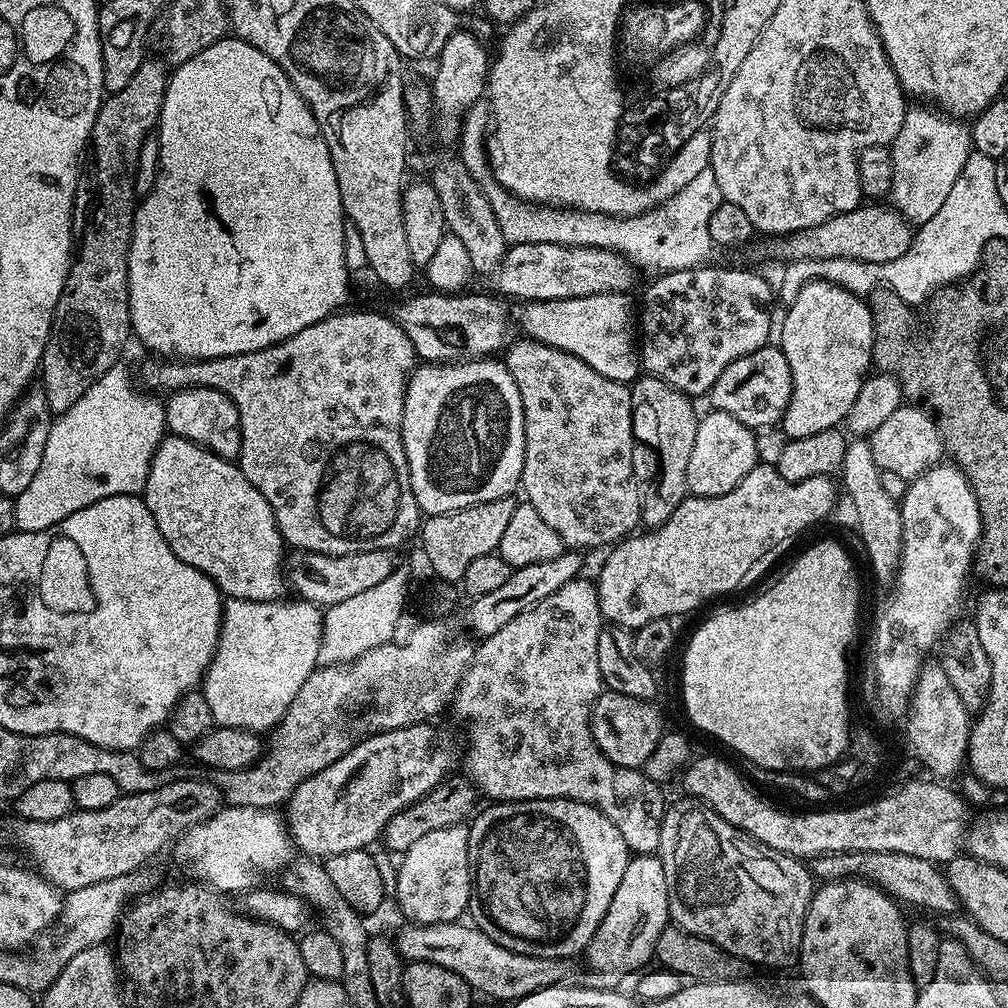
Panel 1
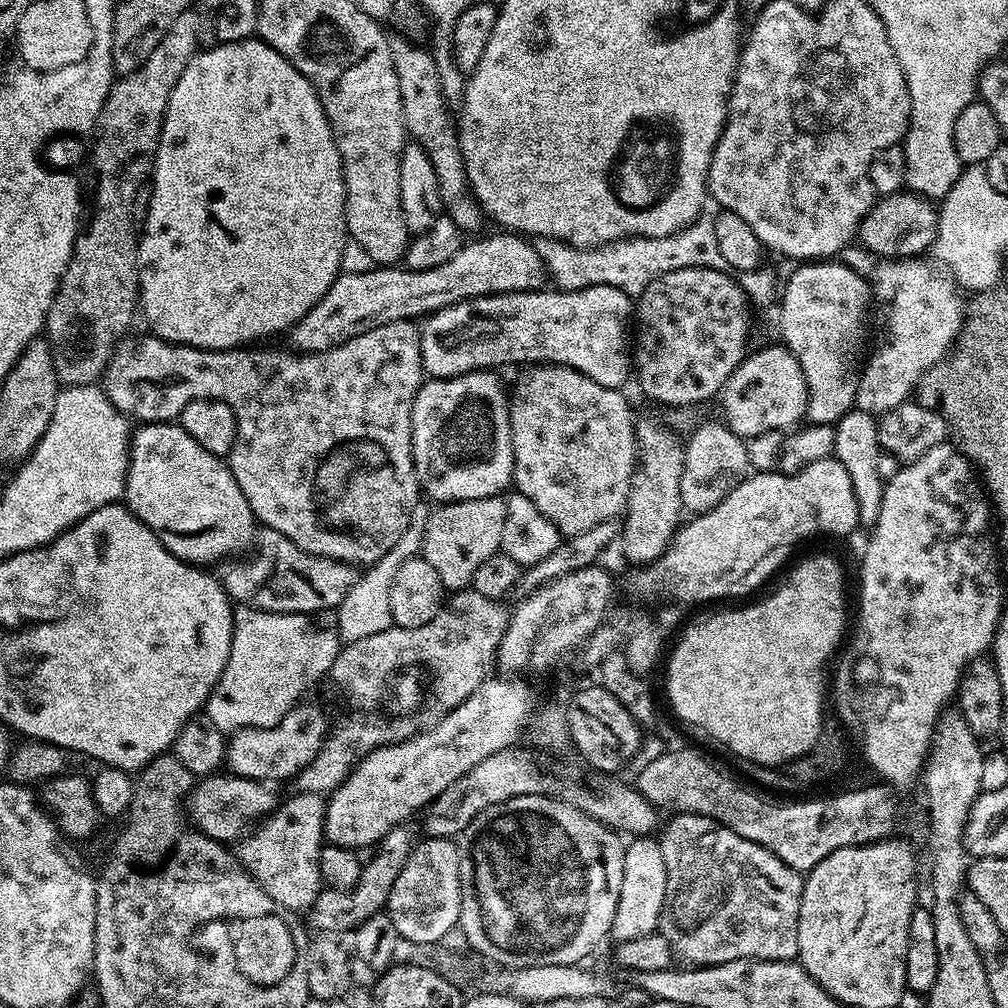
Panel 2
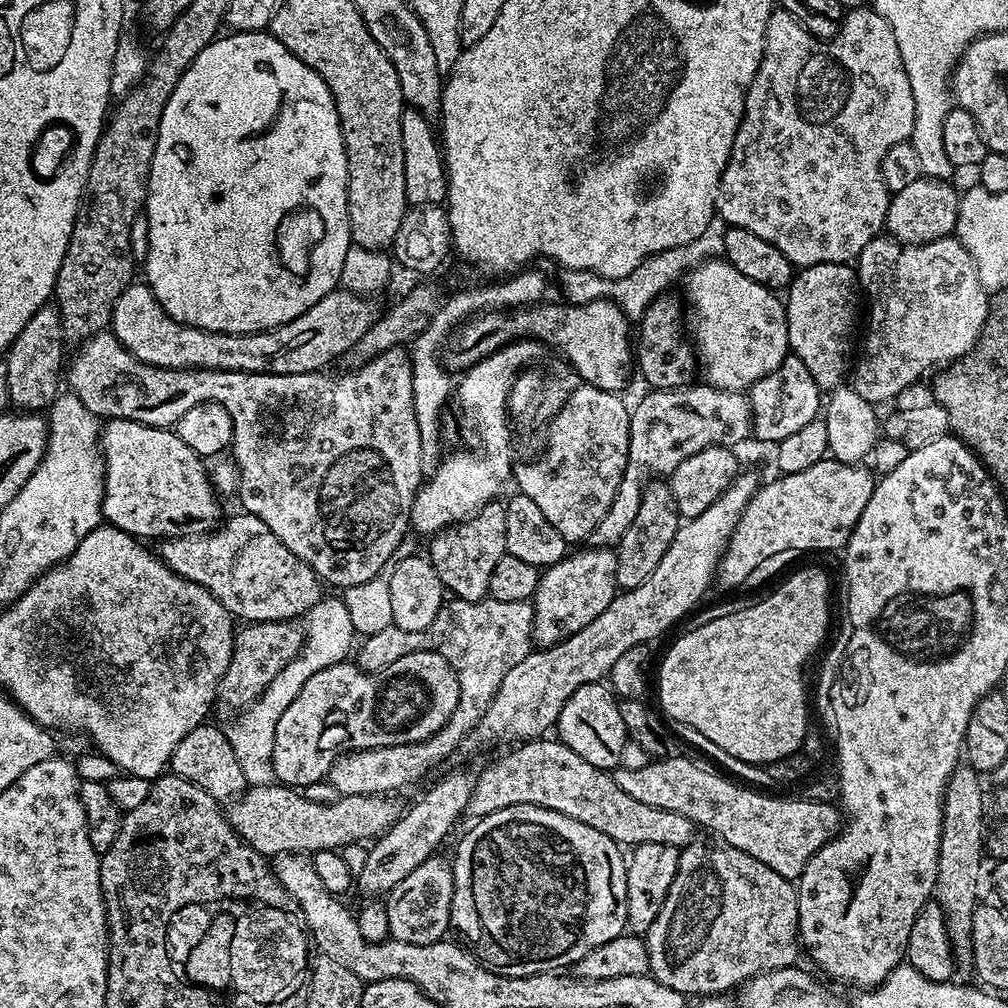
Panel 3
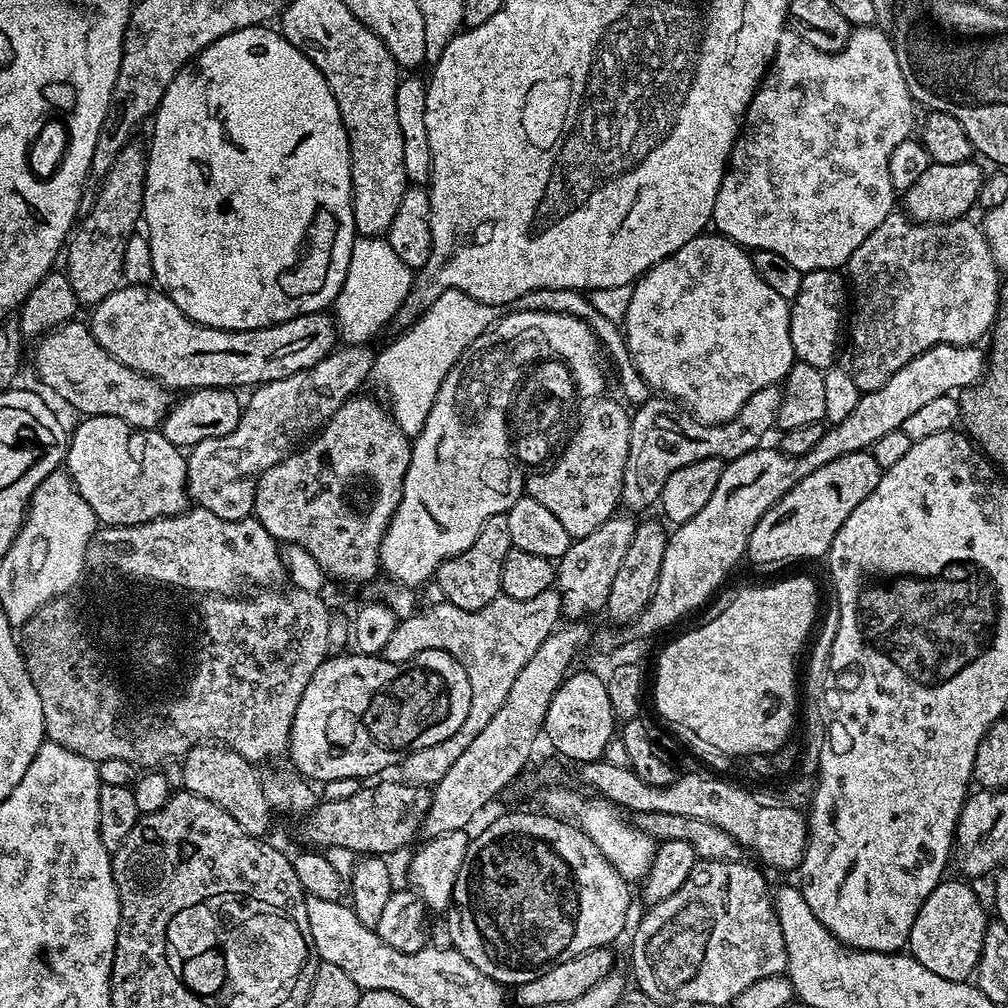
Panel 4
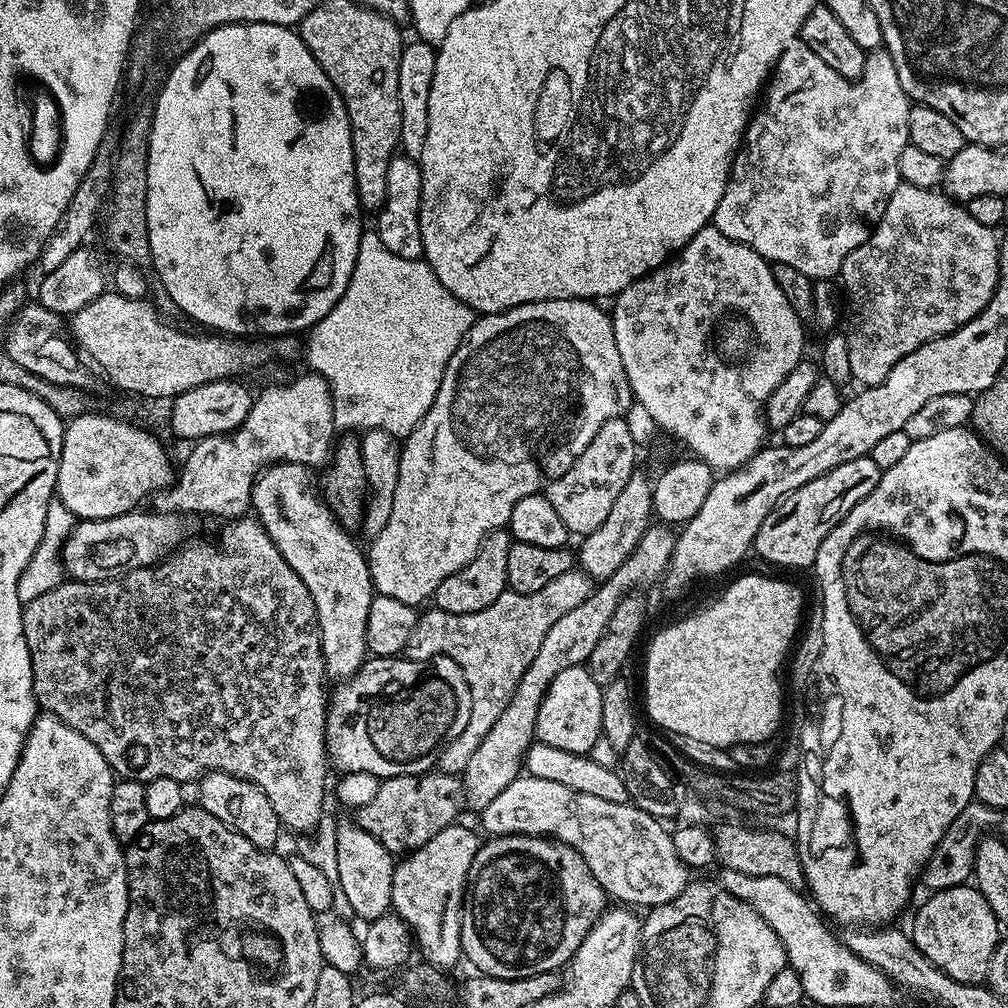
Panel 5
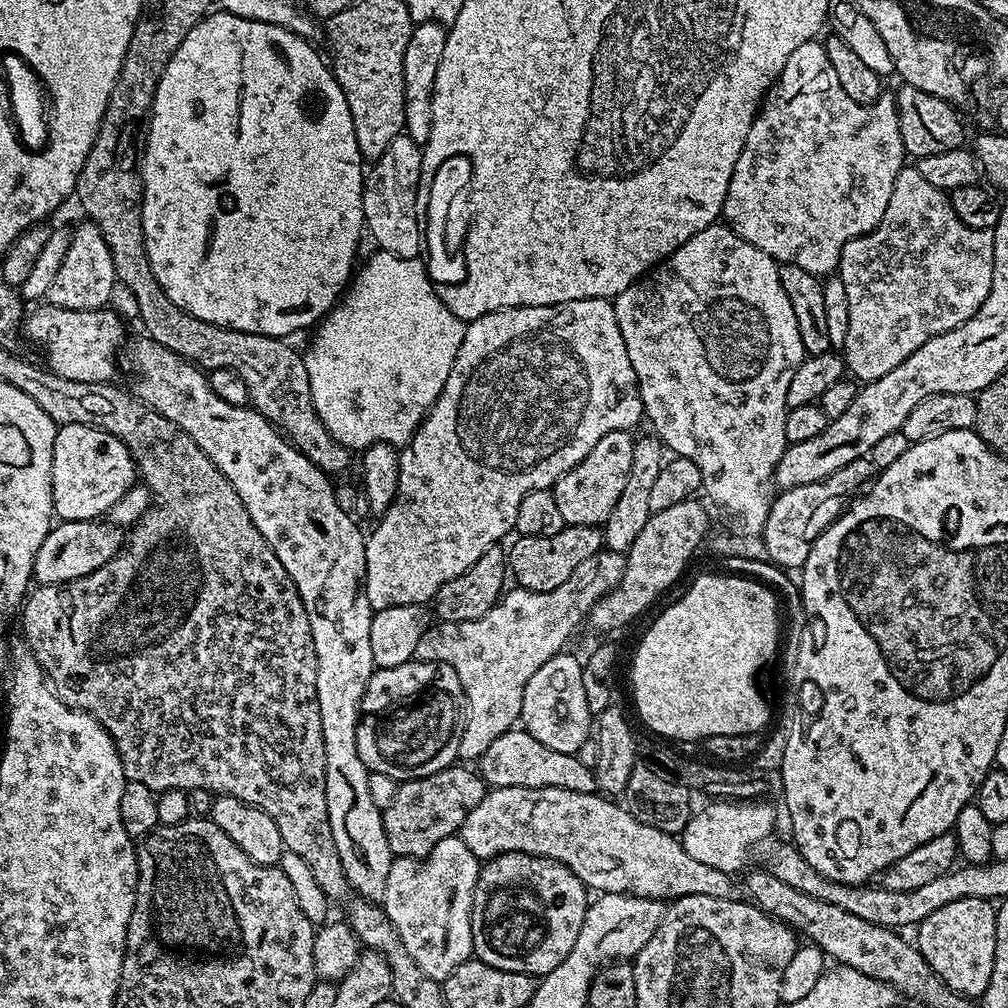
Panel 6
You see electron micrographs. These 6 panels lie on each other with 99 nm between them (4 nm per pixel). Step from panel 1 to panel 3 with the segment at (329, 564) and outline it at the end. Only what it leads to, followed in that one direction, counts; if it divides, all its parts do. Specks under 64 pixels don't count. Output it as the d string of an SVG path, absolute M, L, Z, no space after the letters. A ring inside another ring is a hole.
M239 515L227 517L215 530L200 536L164 540L158 548L160 559L167 568L210 590L237 621L261 624L303 617L322 598L320 577L302 558L282 546L278 534L262 518Z

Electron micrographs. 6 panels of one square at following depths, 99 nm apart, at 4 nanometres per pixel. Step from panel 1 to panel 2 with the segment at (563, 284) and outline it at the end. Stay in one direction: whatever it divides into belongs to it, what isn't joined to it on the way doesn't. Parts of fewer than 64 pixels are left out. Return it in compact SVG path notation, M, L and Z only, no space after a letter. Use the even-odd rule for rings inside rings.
M507 230L497 233L497 236L488 236L485 240L474 241L473 244L465 243L458 250L458 254L450 258L450 262L444 262L442 266L434 266L430 270L414 270L407 266L373 266L369 272L362 274L341 272L323 298L287 333L286 339L292 343L289 345L297 352L321 352L386 322L415 321L416 316L427 318L446 306L454 306L476 296L496 296L499 292L535 292L543 289L546 267L535 243L523 235Z

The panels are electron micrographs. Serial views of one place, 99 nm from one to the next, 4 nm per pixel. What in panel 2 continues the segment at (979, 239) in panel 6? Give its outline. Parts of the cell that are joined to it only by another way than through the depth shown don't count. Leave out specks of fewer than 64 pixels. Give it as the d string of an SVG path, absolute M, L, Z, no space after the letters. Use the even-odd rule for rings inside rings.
M924 258L881 259L870 273L870 288L875 299L877 296L888 307L888 337L885 338L884 345L869 360L867 357L866 363L861 367L854 408L868 412L872 417L879 418L894 410L894 406L905 403L915 393L920 379L948 355L964 324L966 300L965 297L960 297L961 289L947 271L941 270L935 263L927 264L926 261Z

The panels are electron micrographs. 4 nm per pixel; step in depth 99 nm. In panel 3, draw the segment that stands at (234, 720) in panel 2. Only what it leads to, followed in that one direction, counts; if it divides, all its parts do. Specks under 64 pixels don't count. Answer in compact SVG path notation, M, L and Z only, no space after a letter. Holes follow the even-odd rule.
M325 595L321 598L306 614L302 627L304 645L300 647L300 652L269 682L262 695L237 715L241 716L237 718L236 724L224 728L230 746L234 746L238 766L242 766L242 774L249 785L271 784L276 780L272 769L272 755L278 718L282 718L290 702L300 698L302 686L306 686L306 682L310 682L310 678L314 678L318 670L326 670L326 666L345 663L351 657L348 656L351 652L353 655L354 645L358 640L358 633L350 620L350 612L339 595Z

